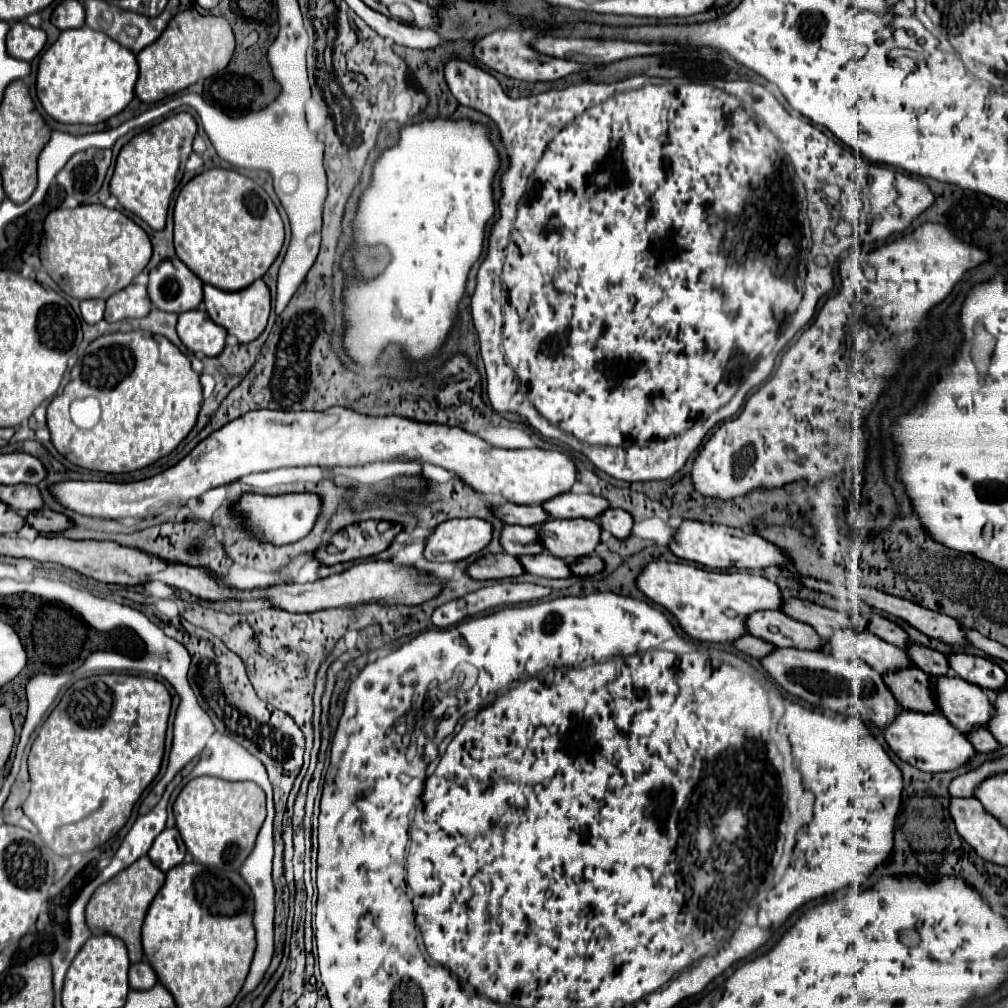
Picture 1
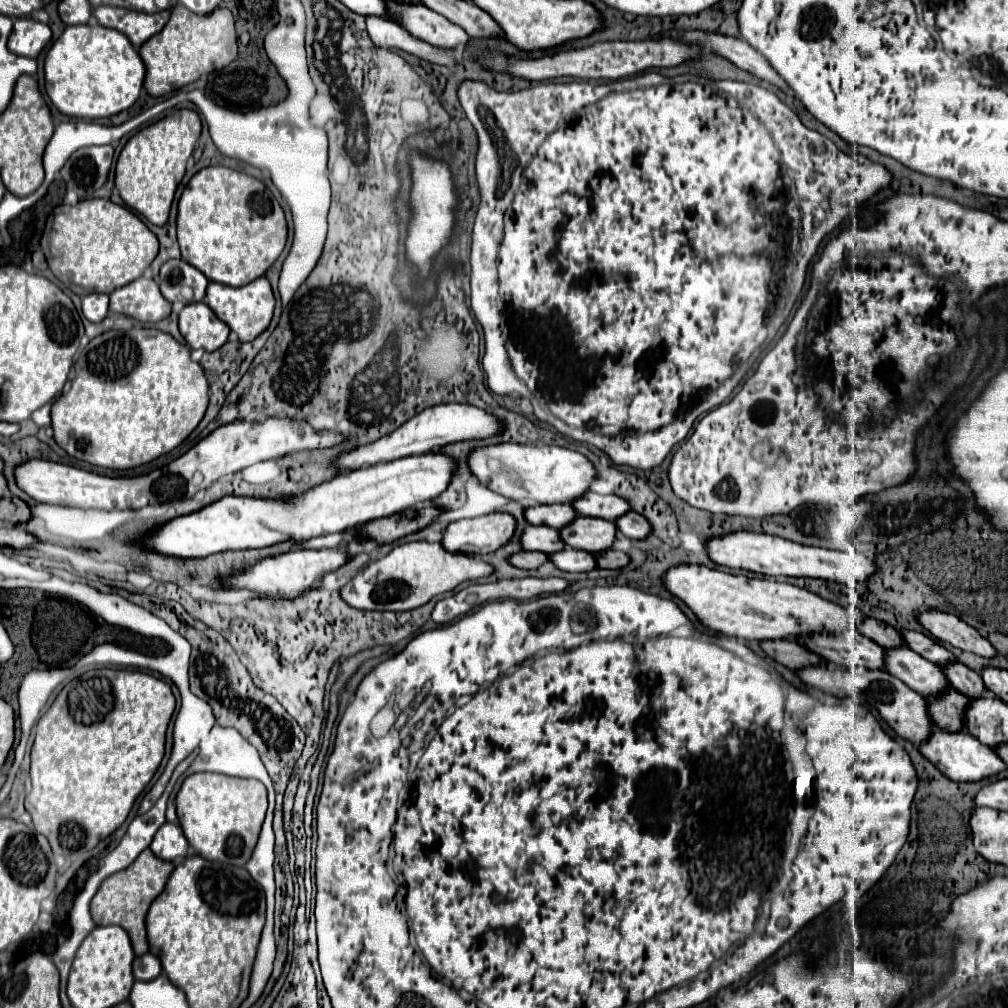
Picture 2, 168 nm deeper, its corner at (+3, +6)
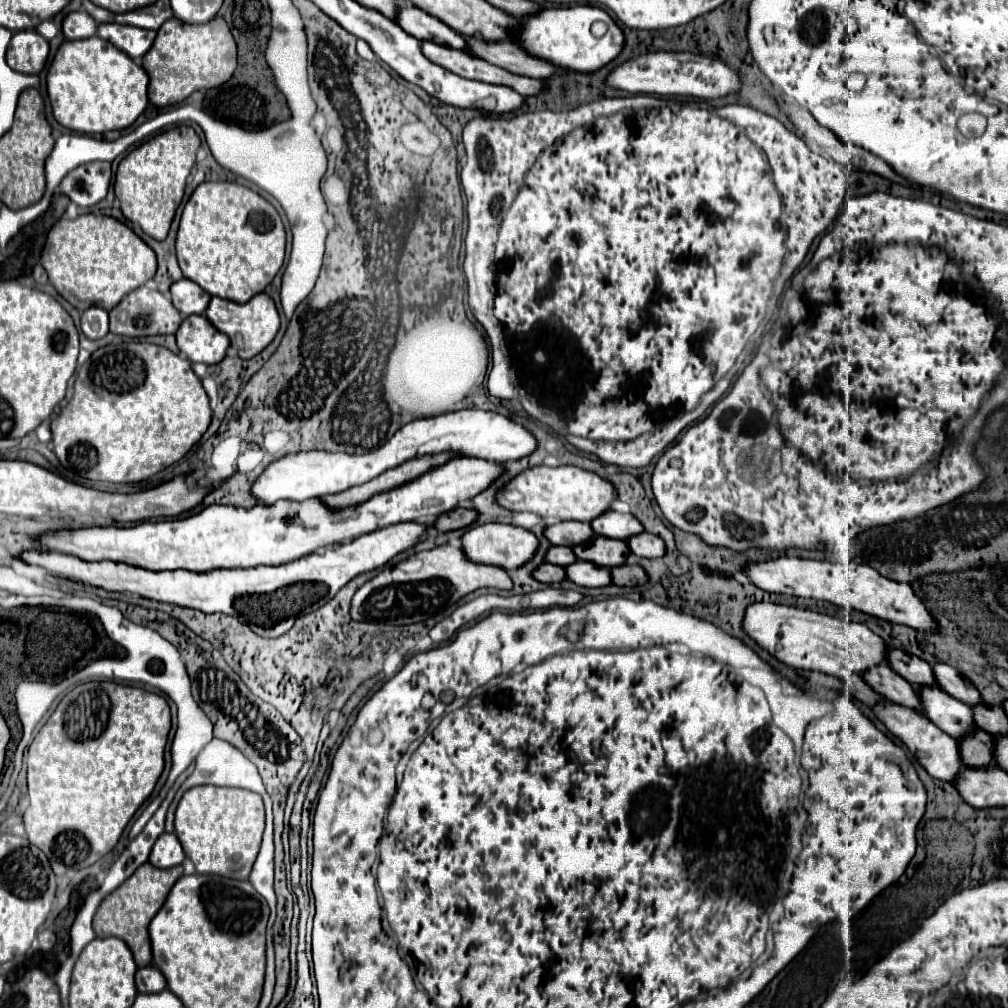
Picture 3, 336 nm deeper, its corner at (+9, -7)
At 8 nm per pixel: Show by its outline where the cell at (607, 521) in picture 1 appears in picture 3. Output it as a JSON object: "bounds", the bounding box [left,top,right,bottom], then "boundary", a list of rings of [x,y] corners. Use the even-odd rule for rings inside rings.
{"bounds":[627,533,665,557],"boundary":[[[639,533],[639,535],[633,535],[631,539],[627,539],[627,545],[631,549],[633,555],[637,557],[663,557],[665,555],[665,543],[661,537],[657,535],[651,535],[651,533]]]}

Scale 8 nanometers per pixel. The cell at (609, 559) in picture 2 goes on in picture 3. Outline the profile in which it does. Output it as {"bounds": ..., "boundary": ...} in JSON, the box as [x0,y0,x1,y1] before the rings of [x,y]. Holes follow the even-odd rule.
{"bounds":[611,565,645,585],"boundary":[[[619,565],[611,569],[611,581],[613,585],[643,585],[645,583],[645,571],[639,565]]]}

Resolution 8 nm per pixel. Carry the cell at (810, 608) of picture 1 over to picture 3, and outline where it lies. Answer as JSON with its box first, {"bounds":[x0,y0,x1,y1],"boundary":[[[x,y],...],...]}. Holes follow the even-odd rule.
{"bounds":[887,649,937,685],"boundary":[[[887,649],[887,665],[913,685],[937,685],[931,665],[919,657],[913,657],[911,653]]]}

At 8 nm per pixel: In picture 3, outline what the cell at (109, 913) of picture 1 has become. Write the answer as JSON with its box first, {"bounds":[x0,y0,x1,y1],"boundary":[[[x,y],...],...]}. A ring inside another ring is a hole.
{"bounds":[93,863,183,967],"boundary":[[[143,863],[125,883],[121,883],[113,893],[109,893],[95,917],[93,917],[93,929],[97,933],[97,937],[119,937],[123,939],[133,957],[135,957],[135,963],[139,967],[145,967],[151,963],[151,943],[149,943],[149,933],[147,933],[147,927],[149,927],[149,921],[155,917],[155,913],[161,909],[169,889],[175,885],[175,881],[183,875],[183,867],[171,867],[171,869],[157,869],[153,867],[151,863]]]}

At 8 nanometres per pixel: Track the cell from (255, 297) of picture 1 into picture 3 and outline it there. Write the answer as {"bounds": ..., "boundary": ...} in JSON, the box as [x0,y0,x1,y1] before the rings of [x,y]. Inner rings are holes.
{"bounds":[205,293,279,359],"boundary":[[[259,293],[247,303],[235,303],[229,299],[211,297],[205,315],[221,333],[225,333],[231,339],[231,347],[237,351],[241,359],[251,359],[253,355],[261,353],[279,331],[279,315],[273,299],[267,293]]]}

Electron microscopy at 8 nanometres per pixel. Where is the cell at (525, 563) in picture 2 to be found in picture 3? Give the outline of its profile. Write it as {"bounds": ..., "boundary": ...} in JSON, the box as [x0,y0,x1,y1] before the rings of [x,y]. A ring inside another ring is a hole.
{"bounds":[533,563,565,583],"boundary":[[[541,563],[533,573],[533,579],[541,581],[541,583],[559,583],[565,579],[565,569],[559,565],[551,565],[551,563]]]}

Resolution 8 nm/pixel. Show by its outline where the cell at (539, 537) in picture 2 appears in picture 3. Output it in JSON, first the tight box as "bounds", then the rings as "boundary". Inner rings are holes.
{"bounds":[545,547,577,567],"boundary":[[[549,547],[547,549],[547,555],[545,555],[545,561],[547,563],[553,563],[553,565],[567,567],[567,565],[575,563],[577,557],[573,555],[573,551],[569,547]]]}

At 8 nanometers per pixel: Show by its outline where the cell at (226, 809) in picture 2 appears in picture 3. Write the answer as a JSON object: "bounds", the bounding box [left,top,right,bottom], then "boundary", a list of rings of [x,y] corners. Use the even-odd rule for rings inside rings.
{"bounds":[175,785,265,879],"boundary":[[[215,785],[193,787],[183,793],[175,811],[175,835],[179,837],[185,855],[195,863],[197,873],[203,875],[247,879],[255,863],[255,857],[259,853],[263,827],[265,827],[265,811],[263,811],[261,795],[245,789],[229,789],[229,787],[215,787]]]}

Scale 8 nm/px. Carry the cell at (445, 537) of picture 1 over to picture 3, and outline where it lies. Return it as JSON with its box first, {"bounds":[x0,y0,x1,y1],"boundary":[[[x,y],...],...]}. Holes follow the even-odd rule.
{"bounds":[463,523,539,569],"boundary":[[[487,523],[487,525],[479,525],[469,529],[463,537],[463,553],[469,561],[473,563],[485,563],[485,565],[495,565],[501,569],[517,569],[521,567],[525,561],[529,561],[539,545],[537,537],[523,529],[523,527],[515,527],[515,525],[501,525],[501,523]]]}

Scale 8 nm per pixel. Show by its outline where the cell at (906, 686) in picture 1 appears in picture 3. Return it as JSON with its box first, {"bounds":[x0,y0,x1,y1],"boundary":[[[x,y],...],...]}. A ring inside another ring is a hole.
{"bounds":[959,727,993,767],"boundary":[[[973,727],[965,737],[959,739],[961,743],[961,761],[967,767],[987,767],[993,763],[993,737],[979,727]]]}

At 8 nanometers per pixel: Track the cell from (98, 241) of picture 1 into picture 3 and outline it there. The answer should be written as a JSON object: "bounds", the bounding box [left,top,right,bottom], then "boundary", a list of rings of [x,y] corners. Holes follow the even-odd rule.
{"bounds":[41,215,157,309],"boundary":[[[79,215],[77,219],[65,219],[61,217],[49,231],[47,235],[47,243],[45,243],[45,253],[41,255],[41,265],[45,267],[51,285],[55,285],[55,289],[61,295],[71,295],[73,299],[77,299],[77,303],[89,303],[89,305],[97,305],[101,309],[113,309],[127,293],[139,289],[141,285],[145,285],[157,271],[157,261],[155,261],[155,253],[151,247],[147,247],[127,225],[123,225],[121,221],[107,217],[107,215]]]}

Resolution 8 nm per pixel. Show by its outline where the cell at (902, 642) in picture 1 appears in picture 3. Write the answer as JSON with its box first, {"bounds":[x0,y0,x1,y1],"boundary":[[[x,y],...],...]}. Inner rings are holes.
{"bounds":[933,663,981,705],"boundary":[[[935,663],[935,665],[933,665],[933,673],[935,673],[937,685],[939,685],[945,693],[949,693],[951,697],[955,697],[955,699],[959,699],[959,701],[965,701],[967,705],[975,705],[975,703],[981,701],[981,695],[979,695],[979,691],[975,689],[975,685],[973,685],[967,677],[959,675],[959,671],[953,669],[951,665]]]}

